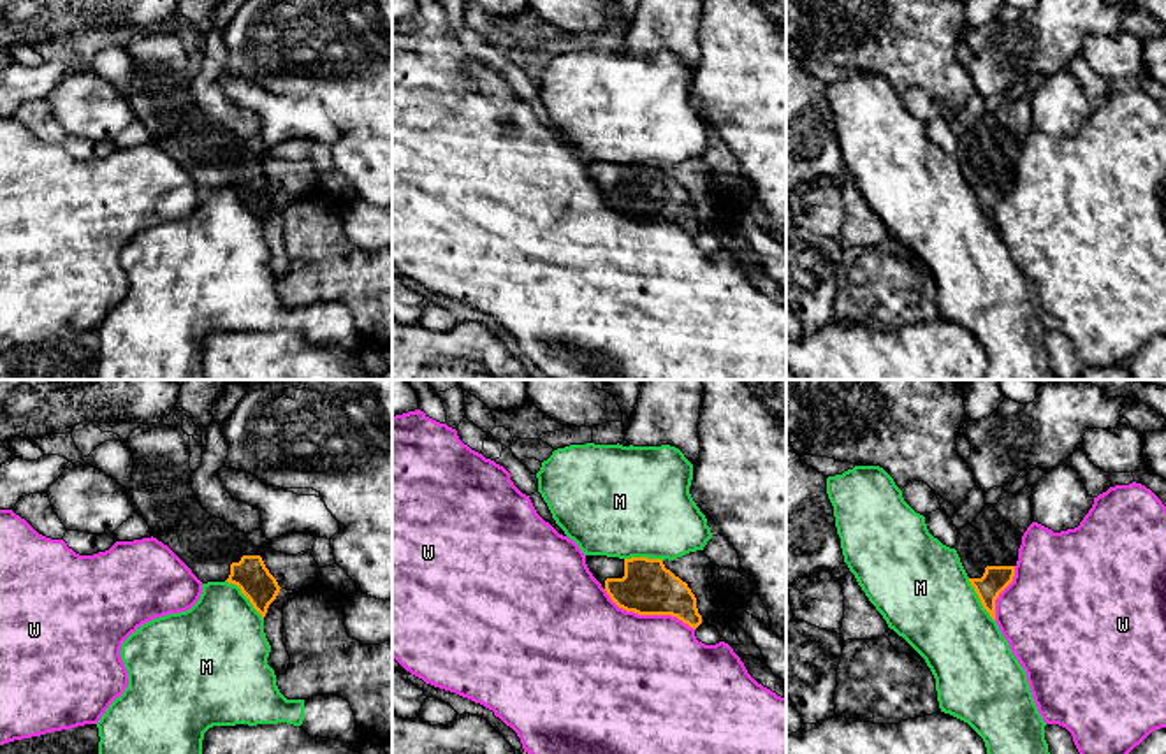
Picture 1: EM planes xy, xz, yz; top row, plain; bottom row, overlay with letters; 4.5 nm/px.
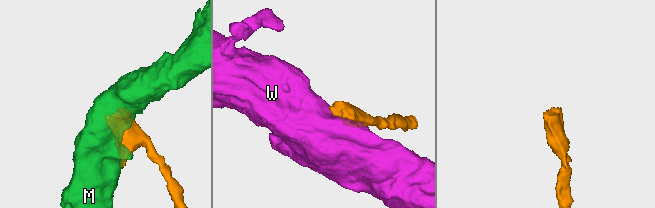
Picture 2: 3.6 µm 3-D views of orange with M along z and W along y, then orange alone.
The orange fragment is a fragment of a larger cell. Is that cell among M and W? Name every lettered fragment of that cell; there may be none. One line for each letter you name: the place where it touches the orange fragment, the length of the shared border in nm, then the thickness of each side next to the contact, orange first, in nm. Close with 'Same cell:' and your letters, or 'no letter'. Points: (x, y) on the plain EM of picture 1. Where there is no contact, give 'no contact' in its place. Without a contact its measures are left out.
Same cell: no letter

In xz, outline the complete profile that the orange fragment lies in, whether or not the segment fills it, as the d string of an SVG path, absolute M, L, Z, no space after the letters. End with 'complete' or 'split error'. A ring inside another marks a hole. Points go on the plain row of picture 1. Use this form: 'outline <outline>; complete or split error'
outline M586 162L586 170L619 214L672 221L693 236L702 230L695 200L661 165Z; split error

